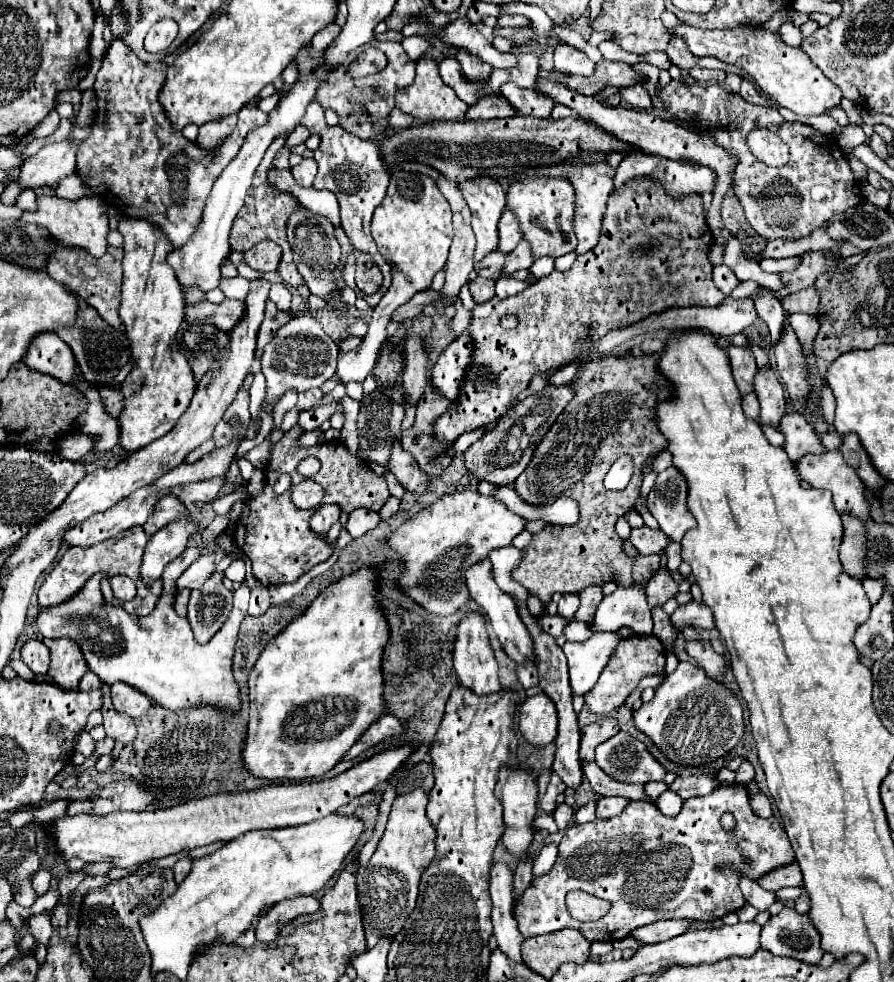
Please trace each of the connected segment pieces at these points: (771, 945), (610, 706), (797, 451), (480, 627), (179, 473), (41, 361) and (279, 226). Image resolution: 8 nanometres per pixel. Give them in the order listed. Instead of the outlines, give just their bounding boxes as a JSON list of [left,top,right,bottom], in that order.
[[761,907,821,965],[585,635,665,717],[777,413,825,461],[453,613,501,695],[155,441,239,487],[23,331,75,383],[231,185,305,285]]

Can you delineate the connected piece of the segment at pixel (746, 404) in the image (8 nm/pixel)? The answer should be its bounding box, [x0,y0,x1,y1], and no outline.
[743,391,759,419]

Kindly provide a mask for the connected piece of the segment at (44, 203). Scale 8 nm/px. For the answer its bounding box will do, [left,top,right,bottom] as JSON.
[22,197,109,257]

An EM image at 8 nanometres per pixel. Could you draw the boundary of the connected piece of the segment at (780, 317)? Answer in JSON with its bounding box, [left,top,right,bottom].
[755,287,785,343]

